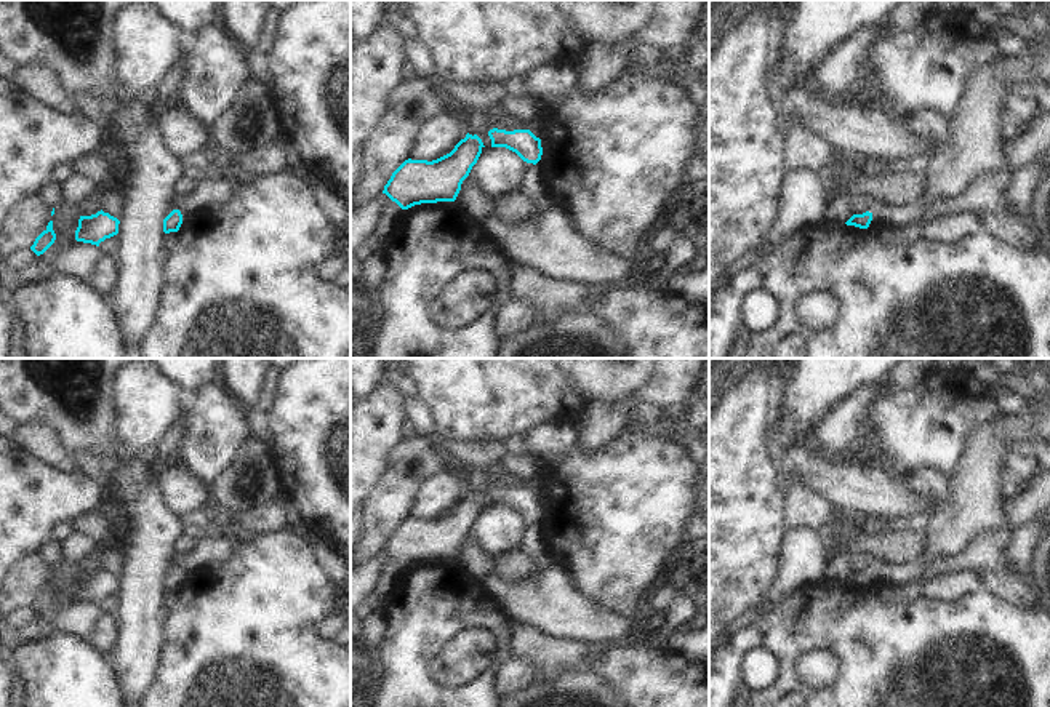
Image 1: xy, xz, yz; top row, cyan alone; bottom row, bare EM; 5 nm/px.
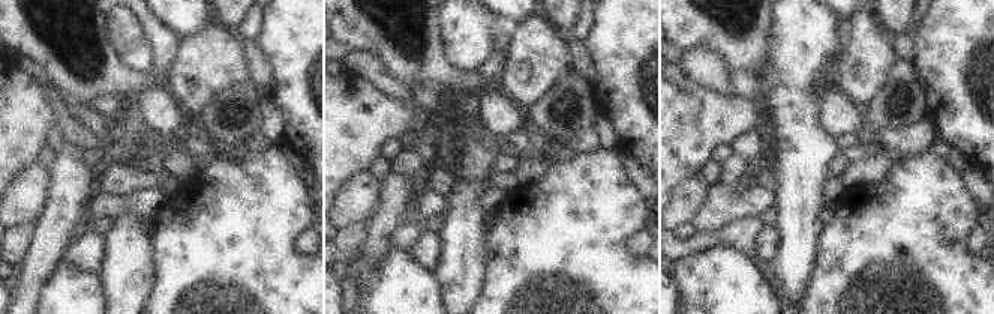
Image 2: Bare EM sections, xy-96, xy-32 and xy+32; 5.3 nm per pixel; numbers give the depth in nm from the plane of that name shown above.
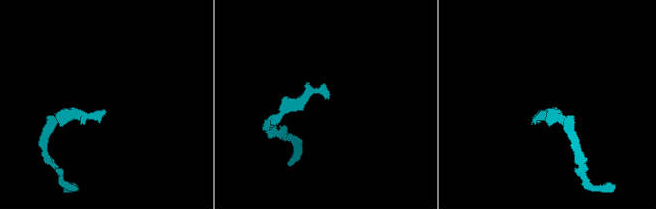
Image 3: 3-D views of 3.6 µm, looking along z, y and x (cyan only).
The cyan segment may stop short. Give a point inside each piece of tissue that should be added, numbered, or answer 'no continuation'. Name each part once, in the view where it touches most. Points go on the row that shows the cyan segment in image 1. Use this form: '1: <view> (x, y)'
1: xz (532, 186)

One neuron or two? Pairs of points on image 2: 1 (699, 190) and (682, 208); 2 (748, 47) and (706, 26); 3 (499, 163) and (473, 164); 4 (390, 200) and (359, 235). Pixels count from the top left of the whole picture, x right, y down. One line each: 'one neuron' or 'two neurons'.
1: one neuron
2: one neuron
3: two neurons
4: two neurons

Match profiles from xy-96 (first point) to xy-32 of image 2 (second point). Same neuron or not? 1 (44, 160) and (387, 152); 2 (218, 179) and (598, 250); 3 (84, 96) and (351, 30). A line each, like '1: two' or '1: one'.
1: two
2: one
3: one

